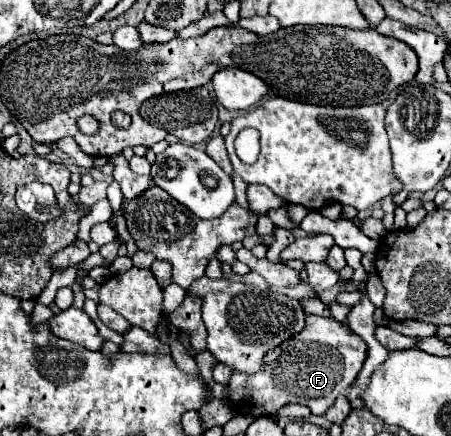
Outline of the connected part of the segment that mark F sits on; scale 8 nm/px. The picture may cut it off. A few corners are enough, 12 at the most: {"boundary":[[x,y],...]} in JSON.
{"boundary":[[308,316],[266,354],[234,372],[242,414],[284,404],[324,414],[352,386],[368,344],[344,322]]}

